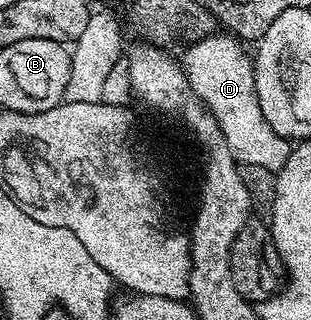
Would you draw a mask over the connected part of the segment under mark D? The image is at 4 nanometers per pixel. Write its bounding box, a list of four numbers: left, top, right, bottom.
[181,35,293,175]

